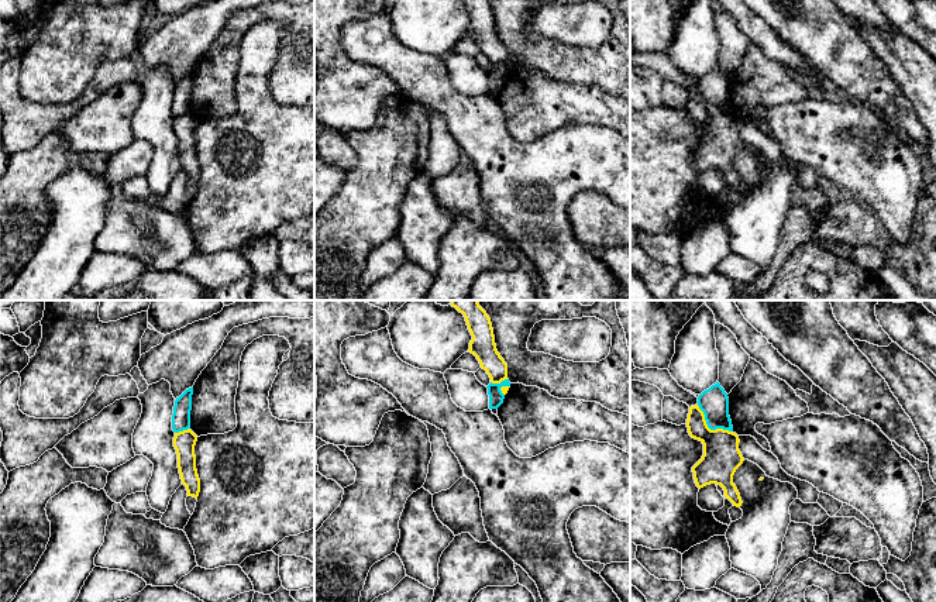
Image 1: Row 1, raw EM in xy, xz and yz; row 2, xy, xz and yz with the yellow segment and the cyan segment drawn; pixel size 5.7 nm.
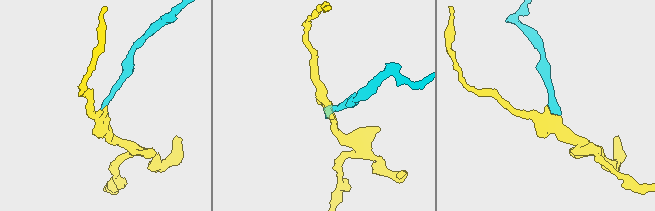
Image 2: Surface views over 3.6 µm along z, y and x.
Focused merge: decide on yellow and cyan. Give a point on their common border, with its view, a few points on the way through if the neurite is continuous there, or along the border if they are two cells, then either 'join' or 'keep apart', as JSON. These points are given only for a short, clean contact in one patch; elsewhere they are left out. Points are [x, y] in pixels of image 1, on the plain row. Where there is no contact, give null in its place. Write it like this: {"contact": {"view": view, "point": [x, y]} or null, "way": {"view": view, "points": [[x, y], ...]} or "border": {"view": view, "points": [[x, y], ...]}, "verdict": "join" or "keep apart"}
{"contact": {"view": "yz", "point": [708, 112]}, "border": {"view": "yz", "points": [[697, 89], [711, 113], [728, 113], [732, 116]]}, "verdict": "keep apart"}

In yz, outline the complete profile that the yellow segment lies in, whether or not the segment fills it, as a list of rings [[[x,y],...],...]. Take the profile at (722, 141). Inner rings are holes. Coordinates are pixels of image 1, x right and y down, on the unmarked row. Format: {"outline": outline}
{"outline": [[[698,89],[689,92],[686,111],[689,120],[703,128],[703,140],[692,151],[696,171],[701,173],[710,168],[720,169],[726,183],[740,192],[743,186],[733,168],[733,159],[744,145],[739,134],[739,120],[723,113],[710,114]]]}

